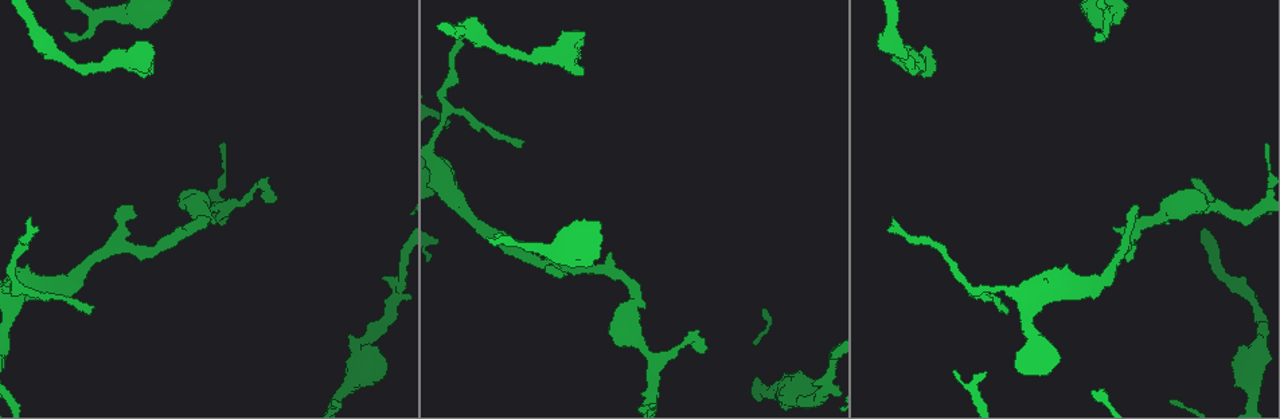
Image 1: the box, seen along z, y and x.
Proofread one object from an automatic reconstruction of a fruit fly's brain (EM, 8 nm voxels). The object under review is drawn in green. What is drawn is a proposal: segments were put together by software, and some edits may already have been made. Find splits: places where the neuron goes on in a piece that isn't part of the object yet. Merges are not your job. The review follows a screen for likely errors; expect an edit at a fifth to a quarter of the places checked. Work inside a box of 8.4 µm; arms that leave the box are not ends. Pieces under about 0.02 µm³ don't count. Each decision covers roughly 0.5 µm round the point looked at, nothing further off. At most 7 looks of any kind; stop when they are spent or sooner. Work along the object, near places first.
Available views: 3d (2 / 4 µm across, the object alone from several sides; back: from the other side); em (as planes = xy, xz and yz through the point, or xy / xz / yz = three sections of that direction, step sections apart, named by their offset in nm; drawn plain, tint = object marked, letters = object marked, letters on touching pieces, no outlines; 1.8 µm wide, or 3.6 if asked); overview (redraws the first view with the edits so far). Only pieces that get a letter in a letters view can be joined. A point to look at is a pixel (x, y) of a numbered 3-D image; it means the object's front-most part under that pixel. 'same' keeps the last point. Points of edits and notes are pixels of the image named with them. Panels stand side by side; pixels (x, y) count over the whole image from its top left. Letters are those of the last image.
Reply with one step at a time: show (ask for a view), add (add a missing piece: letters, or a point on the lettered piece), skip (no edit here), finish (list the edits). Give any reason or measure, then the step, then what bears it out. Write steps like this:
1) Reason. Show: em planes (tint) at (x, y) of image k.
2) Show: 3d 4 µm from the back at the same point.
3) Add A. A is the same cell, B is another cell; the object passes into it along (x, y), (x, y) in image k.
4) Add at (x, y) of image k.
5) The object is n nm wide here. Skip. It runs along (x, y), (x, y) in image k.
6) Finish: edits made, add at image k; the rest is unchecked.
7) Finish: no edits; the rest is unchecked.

Show: 3d 2 µm at (30, 217) of image 1.

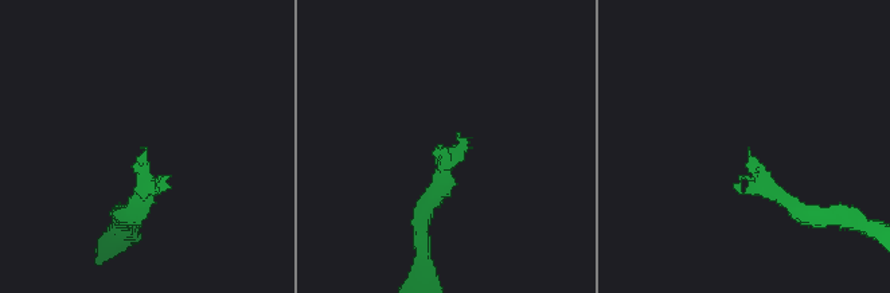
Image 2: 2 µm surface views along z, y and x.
Show: em planes (letters) at (747, 151) of image 2.

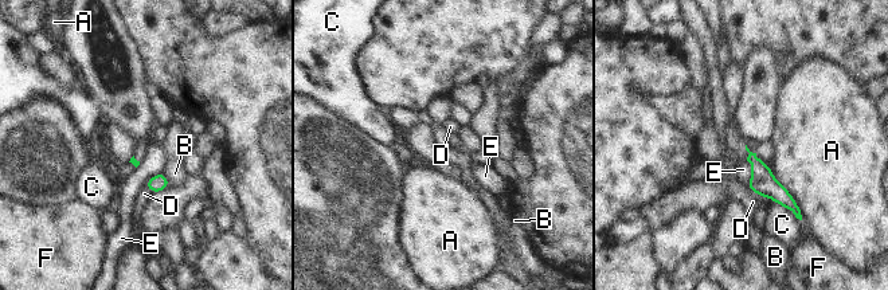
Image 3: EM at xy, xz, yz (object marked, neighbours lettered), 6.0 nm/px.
Skip. A, B, C, D, E and F are other cells; it runs along (752, 156), (762, 176), (794, 207) in image 3; none of them fits.

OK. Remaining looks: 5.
Show: em planes (plain) at (90, 311) of image 1.

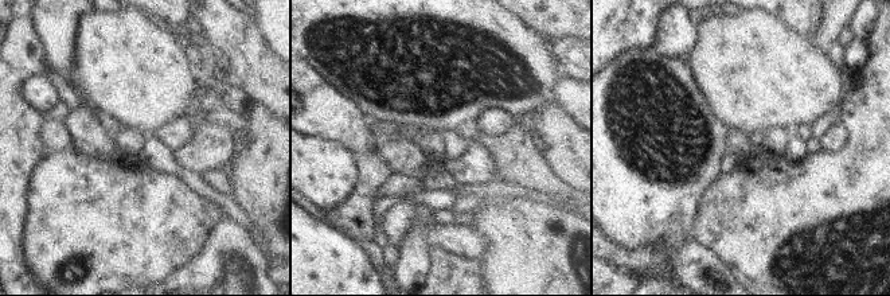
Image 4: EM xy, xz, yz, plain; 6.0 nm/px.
Show: em planes (letters) at the same point.

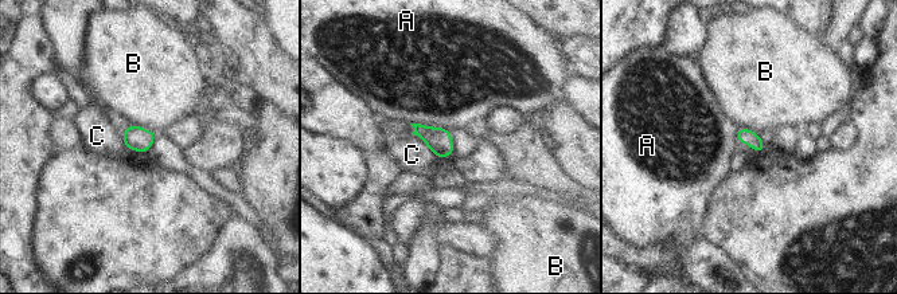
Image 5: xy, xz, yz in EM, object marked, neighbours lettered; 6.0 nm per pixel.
The longest contact is with A, 240 nm. Skip. A, B and C are other cells; a border runs along (131, 122), (158, 133) in image 5; none of them fits.

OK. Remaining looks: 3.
Show: 3d 4 µm at (894, 56) of image 1.

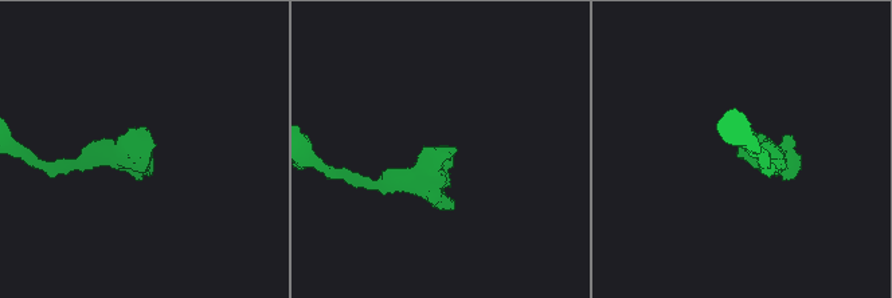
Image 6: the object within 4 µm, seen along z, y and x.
Need the tissue. Show: em planes (letters) at (739, 149) of image 6.

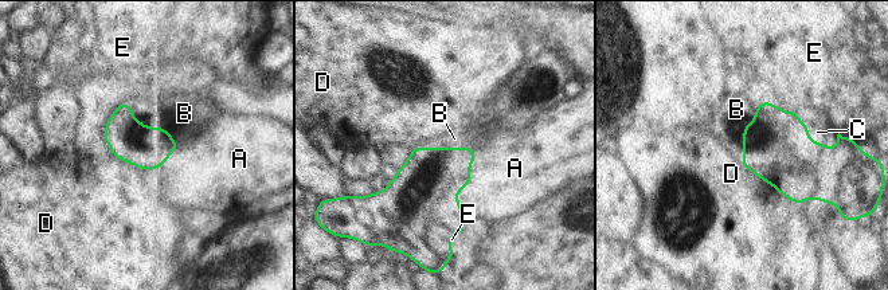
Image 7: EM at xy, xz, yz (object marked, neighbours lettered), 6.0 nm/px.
Skip. A, B, C, D and E are other cells; none of them fits.

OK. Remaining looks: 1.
Finish: no edits; the rest is unchecked.

